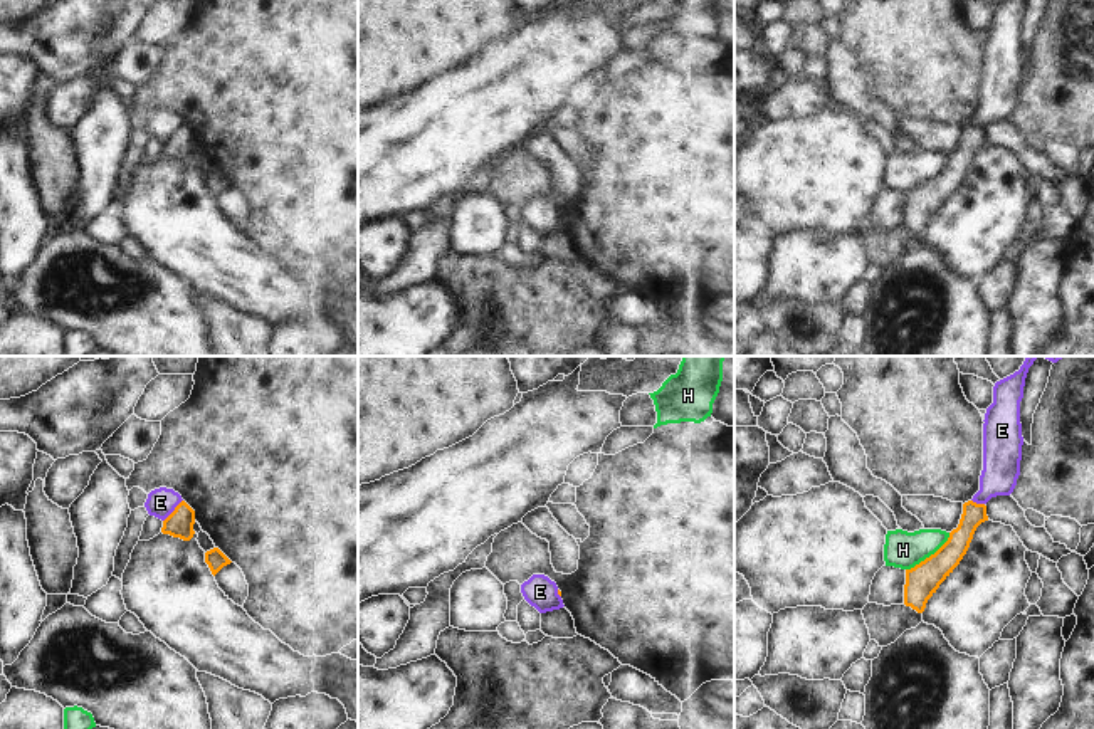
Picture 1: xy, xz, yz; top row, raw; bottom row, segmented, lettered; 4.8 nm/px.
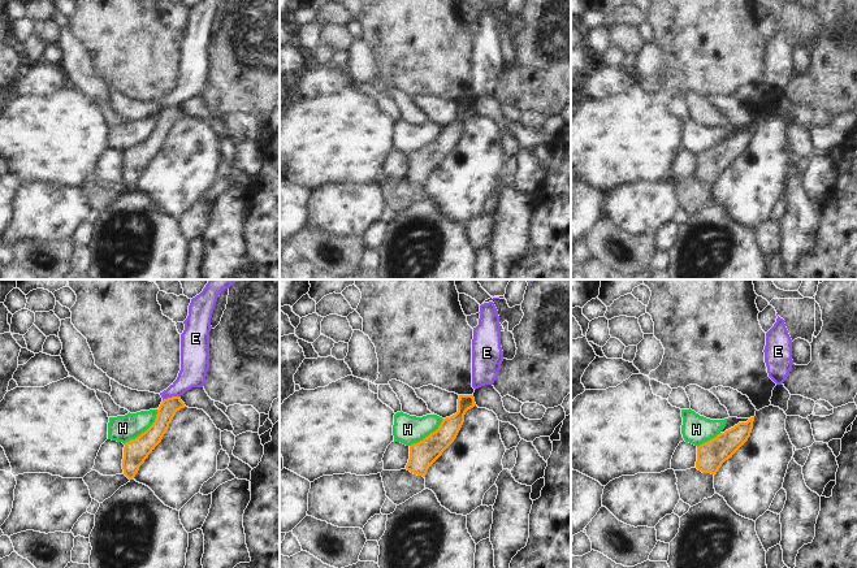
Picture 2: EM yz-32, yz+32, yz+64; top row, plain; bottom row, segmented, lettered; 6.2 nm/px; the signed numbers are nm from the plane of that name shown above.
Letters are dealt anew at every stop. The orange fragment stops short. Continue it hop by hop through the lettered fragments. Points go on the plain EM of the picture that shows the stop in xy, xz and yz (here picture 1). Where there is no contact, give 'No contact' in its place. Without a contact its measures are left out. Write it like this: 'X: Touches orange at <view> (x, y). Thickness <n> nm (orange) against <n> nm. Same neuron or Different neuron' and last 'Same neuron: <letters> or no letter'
E: Touches orange at xy (173, 135). Thickness 130 nm (orange) against 140 nm. Different neuron
H: Touches orange at yz (931, 178). Thickness 160 nm (orange) against 180 nm. Different neuron
Same neuron: no letter.

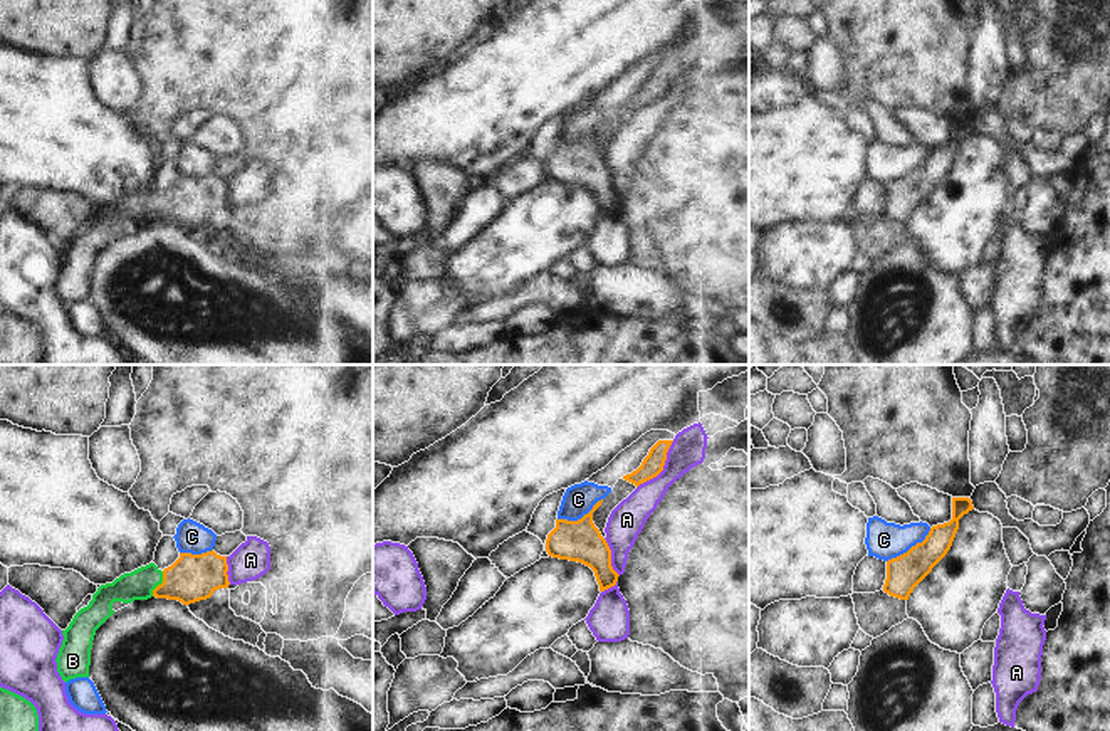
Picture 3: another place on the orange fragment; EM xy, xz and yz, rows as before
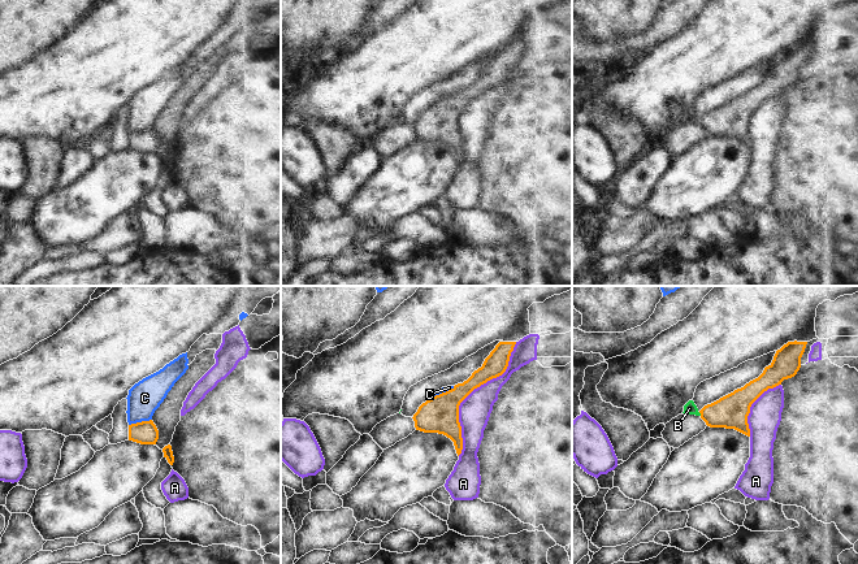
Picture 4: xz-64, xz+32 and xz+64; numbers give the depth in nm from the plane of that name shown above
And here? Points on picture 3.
A: Touches orange at xz (662, 91). Thickness 100 nm (orange) against 160 nm. Different neuron
B: Touches orange at xy (162, 207). Thickness 220 nm (orange) against 140 nm. Same neuron
C: Touches orange at yz (912, 170). Thickness 170 nm (orange) against 180 nm. Different neuron
Same neuron: B.

